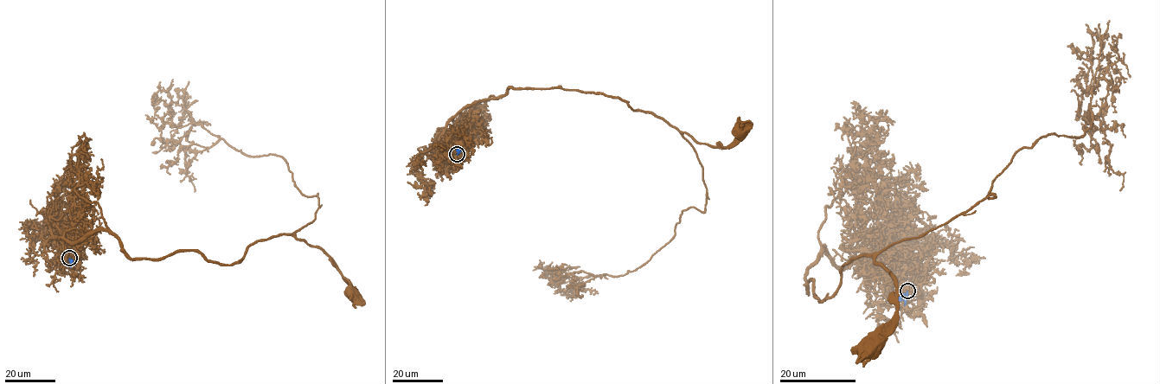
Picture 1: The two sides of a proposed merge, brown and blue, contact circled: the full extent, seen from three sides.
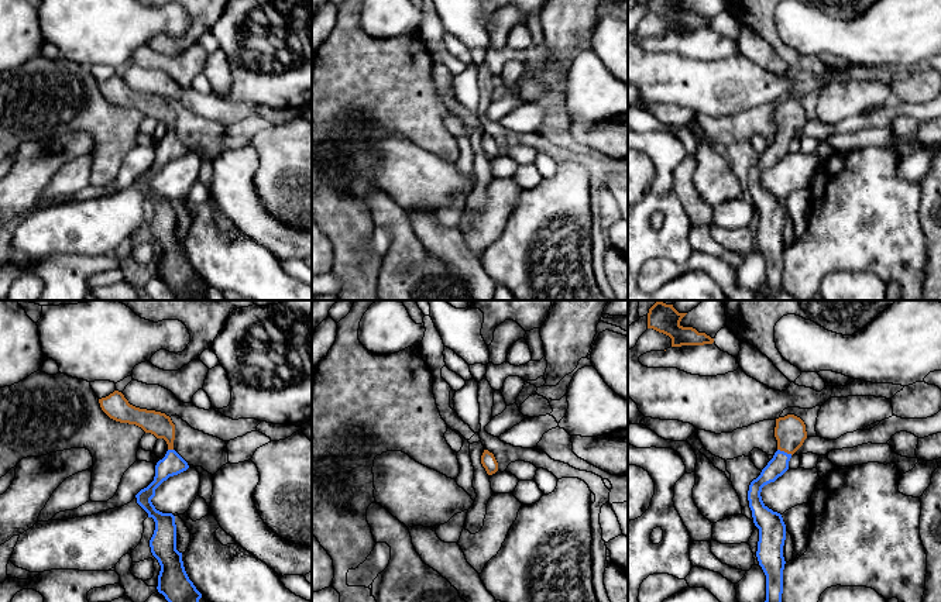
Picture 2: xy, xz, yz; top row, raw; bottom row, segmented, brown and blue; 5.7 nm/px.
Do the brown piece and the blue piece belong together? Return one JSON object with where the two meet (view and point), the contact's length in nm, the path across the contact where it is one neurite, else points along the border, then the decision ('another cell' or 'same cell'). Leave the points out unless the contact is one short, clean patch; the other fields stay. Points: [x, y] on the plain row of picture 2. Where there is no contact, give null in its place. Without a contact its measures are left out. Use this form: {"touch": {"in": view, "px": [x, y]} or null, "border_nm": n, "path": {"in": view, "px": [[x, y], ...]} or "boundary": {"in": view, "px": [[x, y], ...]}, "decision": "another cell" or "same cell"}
{"touch": {"in": "yz", "px": [785, 136]}, "border_nm": 90, "path": {"in": "yz", "px": [[790, 117], [785, 136], [778, 150]]}, "decision": "same cell"}

